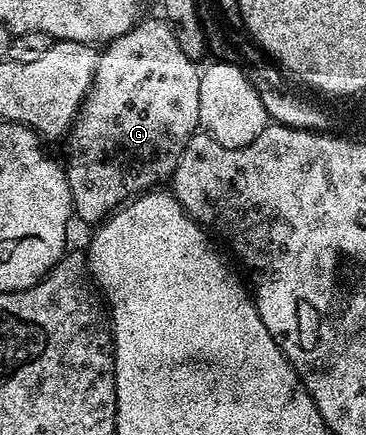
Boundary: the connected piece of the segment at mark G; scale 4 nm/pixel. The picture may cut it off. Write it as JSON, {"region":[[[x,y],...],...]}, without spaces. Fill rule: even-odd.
{"region":[[[156,19],[156,21],[140,20],[128,33],[116,37],[104,49],[107,50],[98,54],[95,62],[95,76],[89,91],[85,95],[83,104],[79,107],[79,114],[75,116],[75,123],[69,130],[71,146],[67,149],[67,165],[65,164],[74,216],[78,220],[80,217],[85,224],[91,225],[90,227],[98,226],[106,221],[116,209],[130,201],[132,197],[162,186],[170,178],[171,174],[175,172],[179,156],[184,147],[186,147],[187,141],[190,137],[194,137],[199,129],[199,96],[201,95],[199,75],[201,69],[196,62],[189,59],[189,55],[184,55],[181,52],[181,47],[177,47],[177,39],[173,39],[173,31],[168,27],[166,21],[162,19]]]}

